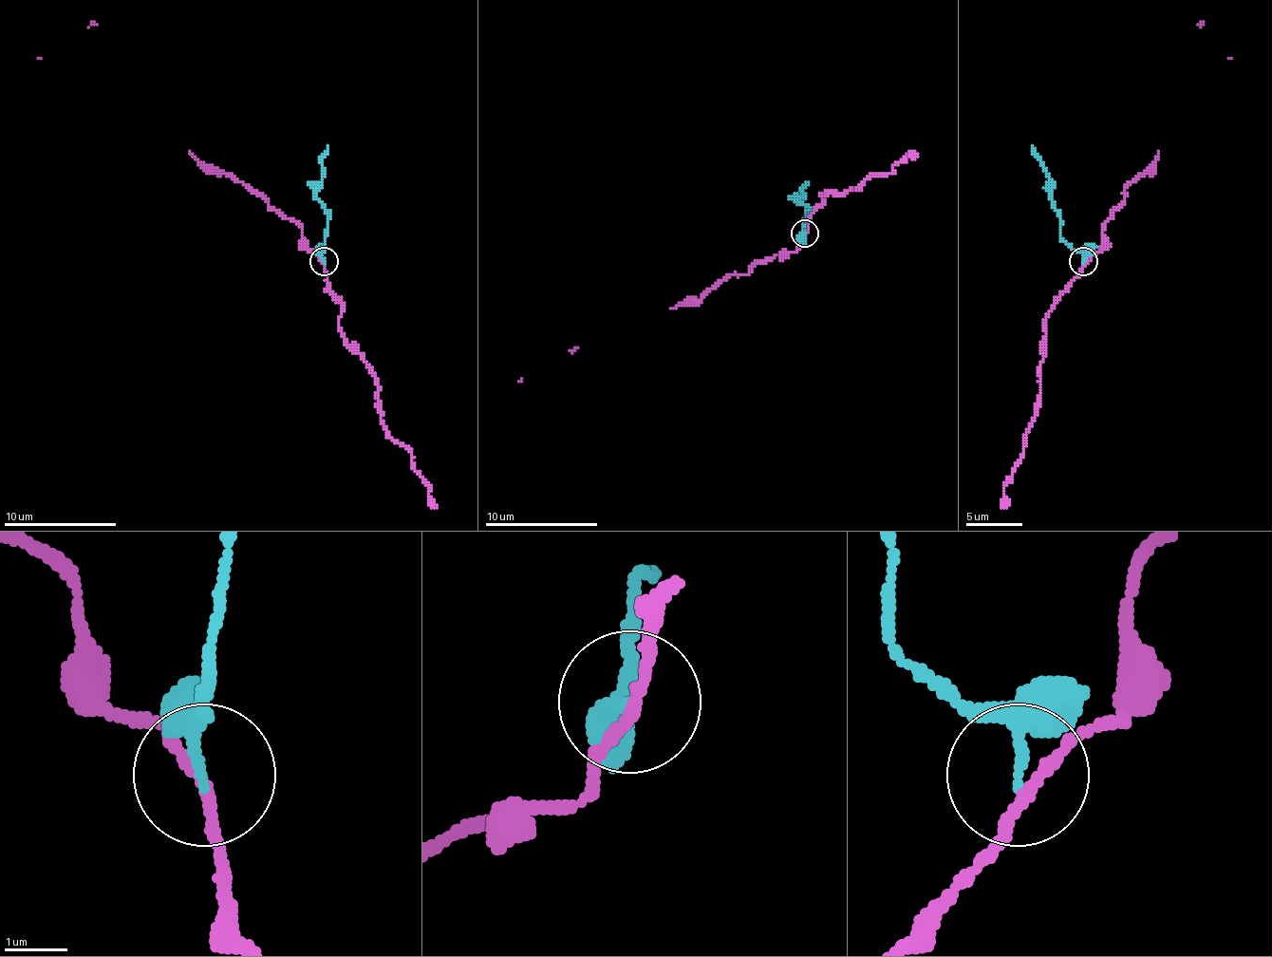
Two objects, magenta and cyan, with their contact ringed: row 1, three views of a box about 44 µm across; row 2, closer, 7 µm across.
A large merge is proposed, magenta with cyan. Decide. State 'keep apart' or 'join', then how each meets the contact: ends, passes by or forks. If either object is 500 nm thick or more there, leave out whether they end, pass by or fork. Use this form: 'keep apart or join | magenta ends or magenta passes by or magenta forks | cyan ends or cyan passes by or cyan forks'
keep apart | magenta passes by | cyan passes by

